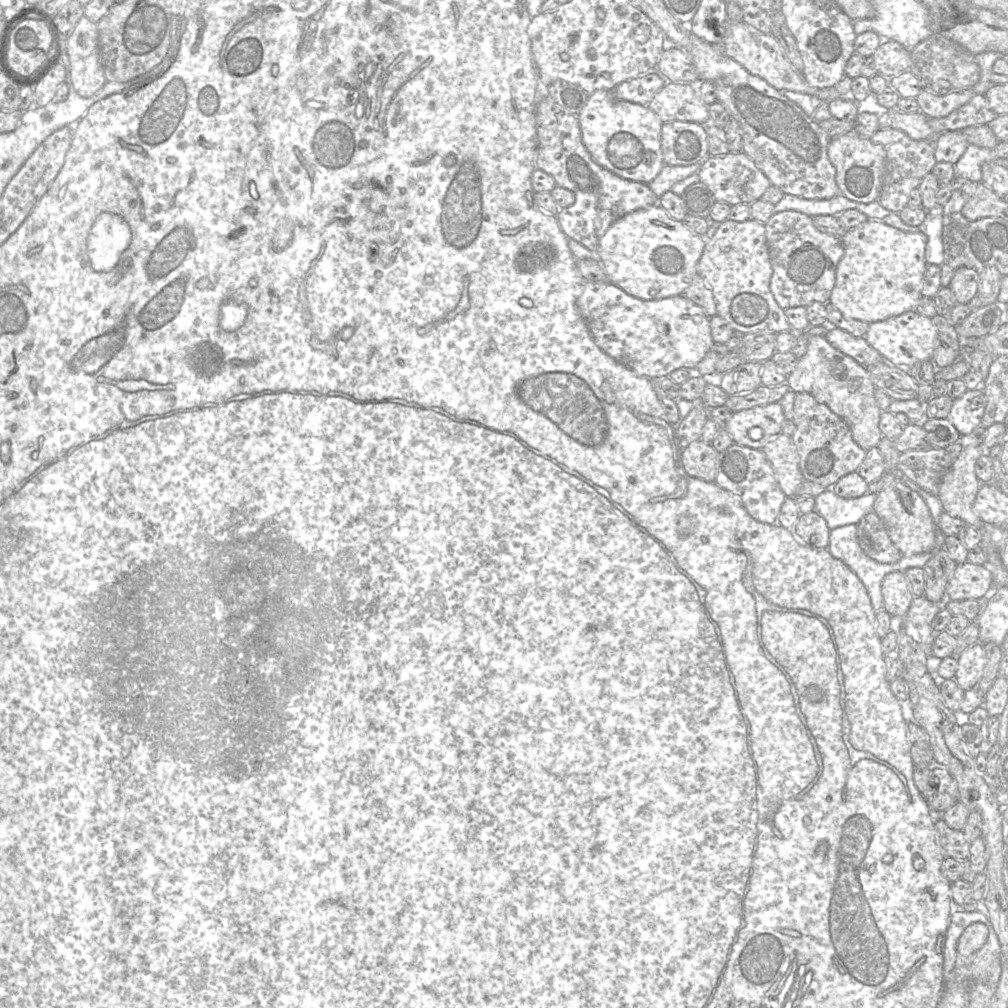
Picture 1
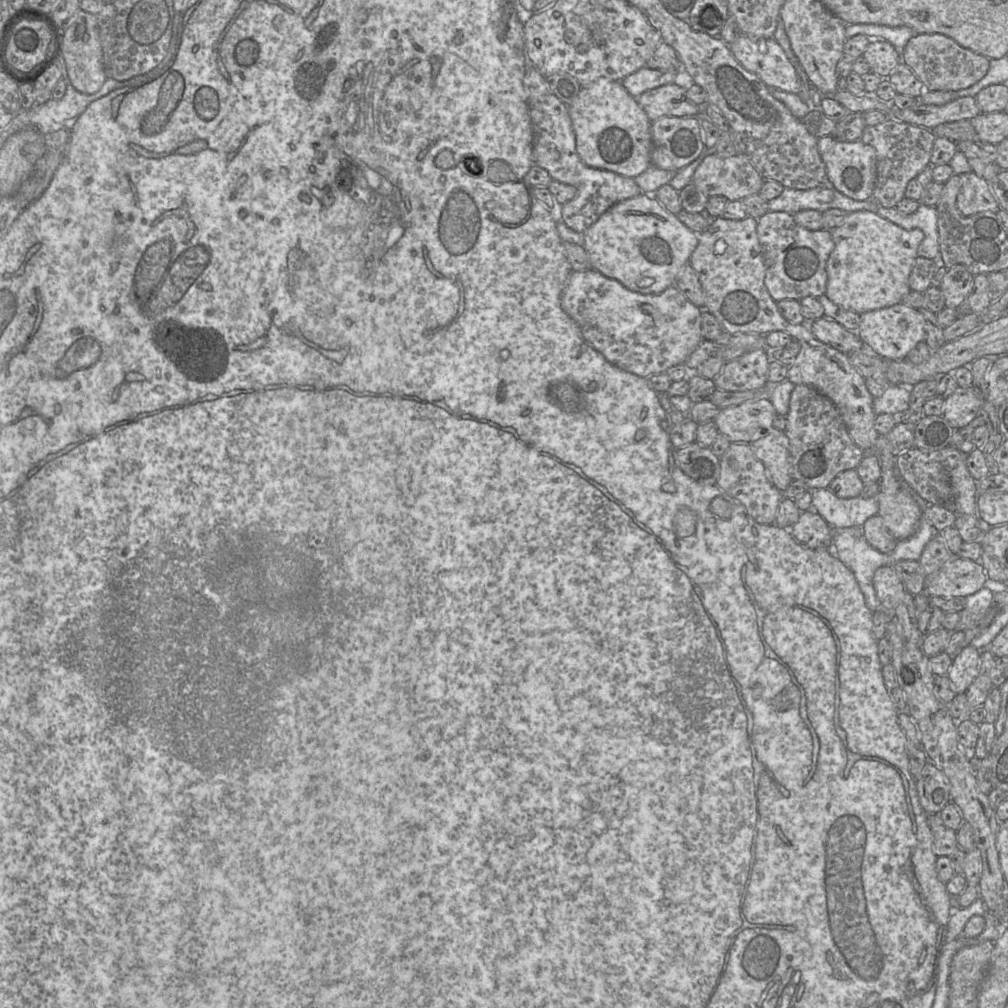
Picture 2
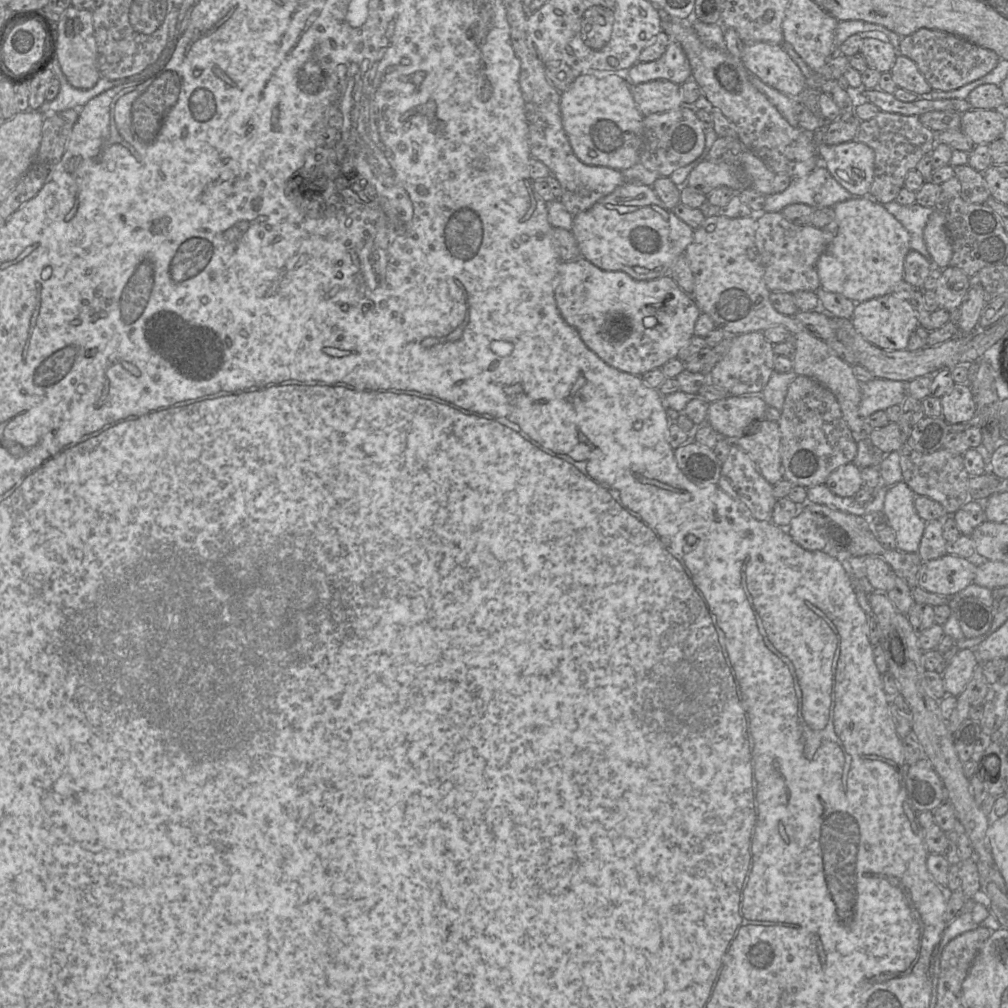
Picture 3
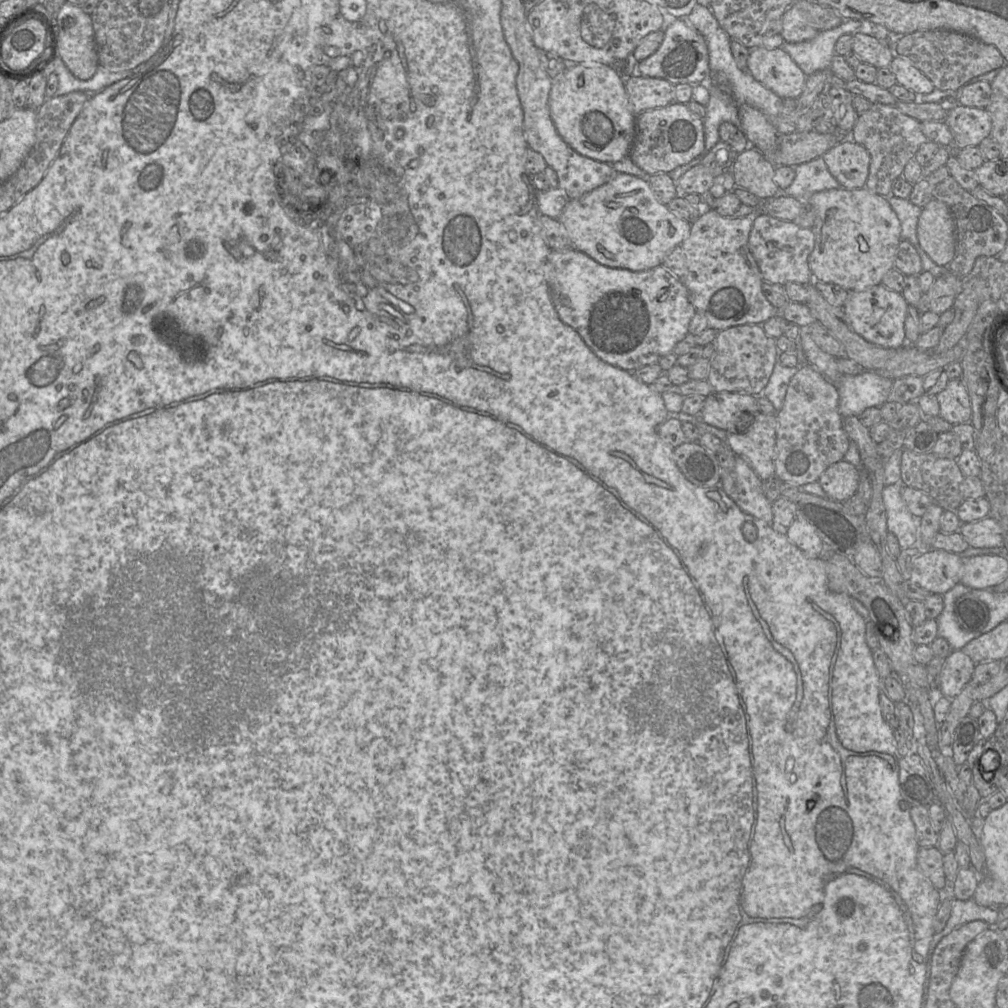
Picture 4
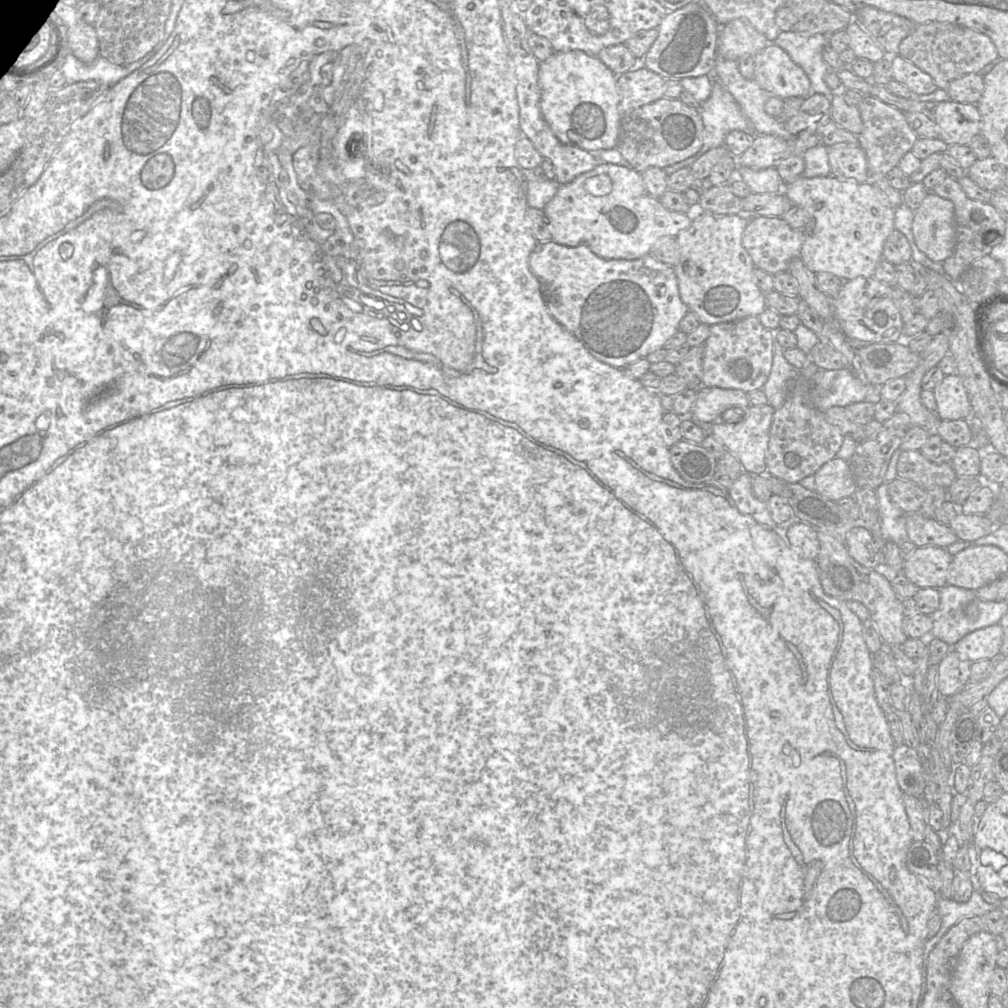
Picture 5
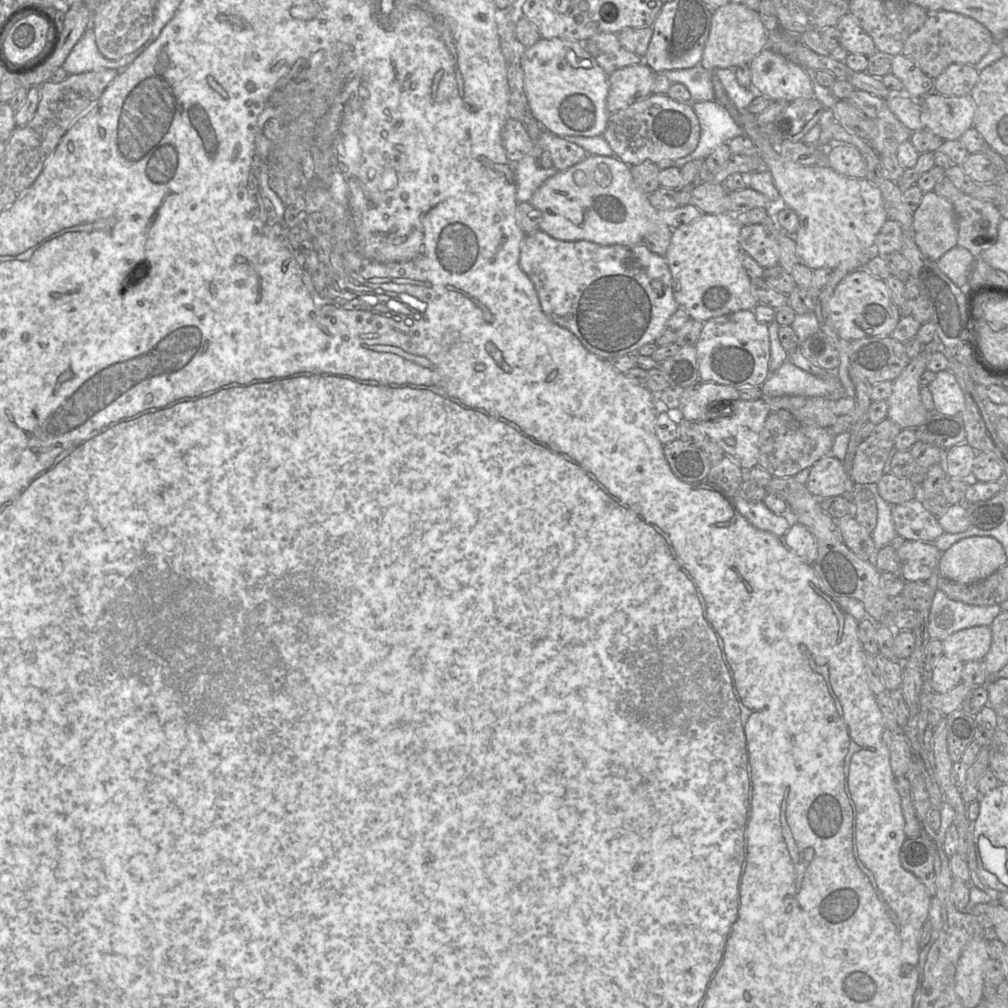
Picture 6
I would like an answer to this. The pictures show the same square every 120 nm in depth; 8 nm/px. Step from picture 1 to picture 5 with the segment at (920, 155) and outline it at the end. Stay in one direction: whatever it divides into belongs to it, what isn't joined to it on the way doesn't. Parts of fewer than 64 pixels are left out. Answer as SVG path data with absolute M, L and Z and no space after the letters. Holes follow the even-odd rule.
M864 95L857 105L862 120L862 132L857 135L864 150L869 174L884 174L896 167L901 158L912 150L918 136L909 127L905 113L871 95Z

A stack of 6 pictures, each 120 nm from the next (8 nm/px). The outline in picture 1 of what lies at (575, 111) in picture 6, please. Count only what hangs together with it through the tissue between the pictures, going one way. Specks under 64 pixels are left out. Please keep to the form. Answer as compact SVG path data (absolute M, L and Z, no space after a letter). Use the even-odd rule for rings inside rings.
M597 90L588 96L578 115L581 138L592 159L601 167L627 180L648 184L664 167L661 150L662 122L647 106Z

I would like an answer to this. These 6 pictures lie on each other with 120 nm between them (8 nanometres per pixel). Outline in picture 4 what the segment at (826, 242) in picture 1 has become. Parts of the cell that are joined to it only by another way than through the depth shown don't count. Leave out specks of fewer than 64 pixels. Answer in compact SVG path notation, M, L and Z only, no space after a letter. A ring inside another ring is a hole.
M755 210L749 236L749 249L765 282L780 285L789 282L810 284L814 279L808 258L814 245L815 237L811 229L802 228L793 221L784 221Z

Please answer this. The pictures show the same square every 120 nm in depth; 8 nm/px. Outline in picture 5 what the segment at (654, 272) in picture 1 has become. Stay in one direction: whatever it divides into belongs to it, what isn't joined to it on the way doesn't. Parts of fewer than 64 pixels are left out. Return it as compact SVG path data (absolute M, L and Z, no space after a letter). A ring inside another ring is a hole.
M599 163L573 181L560 185L555 196L542 209L550 223L552 241L568 247L587 246L604 259L634 260L650 253L654 243L666 236L676 237L687 229L692 219L686 213L665 208L659 199L646 190L641 173L634 169L607 163Z

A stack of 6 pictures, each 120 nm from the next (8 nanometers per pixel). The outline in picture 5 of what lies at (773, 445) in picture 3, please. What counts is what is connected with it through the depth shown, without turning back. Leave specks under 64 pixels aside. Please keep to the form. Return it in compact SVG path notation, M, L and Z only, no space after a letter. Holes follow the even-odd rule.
M769 404L750 405L749 407L733 407L746 410L744 418L738 423L712 424L706 433L716 437L741 463L743 470L751 475L764 475L766 469L766 455L769 442L769 432L775 409Z

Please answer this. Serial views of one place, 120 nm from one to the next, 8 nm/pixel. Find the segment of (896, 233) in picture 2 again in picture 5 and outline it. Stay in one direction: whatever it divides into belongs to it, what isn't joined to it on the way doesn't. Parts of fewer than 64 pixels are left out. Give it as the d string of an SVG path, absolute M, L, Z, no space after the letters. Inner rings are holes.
M830 175L800 176L792 183L784 184L782 193L793 205L808 213L800 258L810 271L828 272L842 280L873 277L883 259L885 241L895 229L895 208L884 192L869 180L858 183L854 179L839 179Z

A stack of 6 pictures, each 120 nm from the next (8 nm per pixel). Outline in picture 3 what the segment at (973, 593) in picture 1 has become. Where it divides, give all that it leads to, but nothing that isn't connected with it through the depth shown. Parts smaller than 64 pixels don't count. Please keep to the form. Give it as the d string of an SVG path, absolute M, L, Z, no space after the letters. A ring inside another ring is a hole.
M945 554L922 562L918 586L942 596L953 596L973 583L977 566L968 559Z

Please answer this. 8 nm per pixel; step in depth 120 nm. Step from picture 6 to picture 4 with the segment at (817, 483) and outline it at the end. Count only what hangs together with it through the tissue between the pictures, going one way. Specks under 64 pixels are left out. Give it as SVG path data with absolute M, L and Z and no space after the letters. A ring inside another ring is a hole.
M841 460L825 470L818 483L829 499L844 502L857 493L860 479L861 471L851 463Z

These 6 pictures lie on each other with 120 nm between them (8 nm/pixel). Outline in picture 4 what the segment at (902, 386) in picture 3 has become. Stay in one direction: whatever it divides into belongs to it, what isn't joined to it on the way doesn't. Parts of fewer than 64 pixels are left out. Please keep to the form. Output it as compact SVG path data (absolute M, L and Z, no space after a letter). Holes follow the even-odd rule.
M865 370L854 376L841 375L837 380L839 413L843 418L858 417L869 407L880 407L888 401L893 380Z

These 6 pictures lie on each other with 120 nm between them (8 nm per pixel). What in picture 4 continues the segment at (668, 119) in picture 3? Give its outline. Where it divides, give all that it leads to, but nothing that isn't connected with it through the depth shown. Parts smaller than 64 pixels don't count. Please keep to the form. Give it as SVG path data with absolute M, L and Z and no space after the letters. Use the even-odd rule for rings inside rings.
M673 102L666 107L644 111L636 115L635 122L629 158L648 175L669 173L689 163L704 150L703 119L691 112L686 104Z

